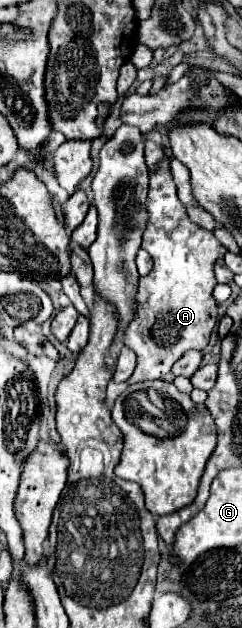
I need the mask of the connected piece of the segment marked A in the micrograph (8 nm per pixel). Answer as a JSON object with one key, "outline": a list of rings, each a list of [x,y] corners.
{"outline":[[[166,158],[160,162],[156,172],[150,172],[148,214],[150,218],[142,248],[152,256],[154,268],[150,274],[140,278],[136,294],[140,310],[124,336],[124,344],[138,356],[138,366],[128,378],[128,384],[164,378],[172,364],[188,350],[206,348],[218,320],[218,306],[212,298],[212,290],[216,286],[214,262],[226,254],[226,248],[212,232],[190,222],[186,208],[178,202]]]}

